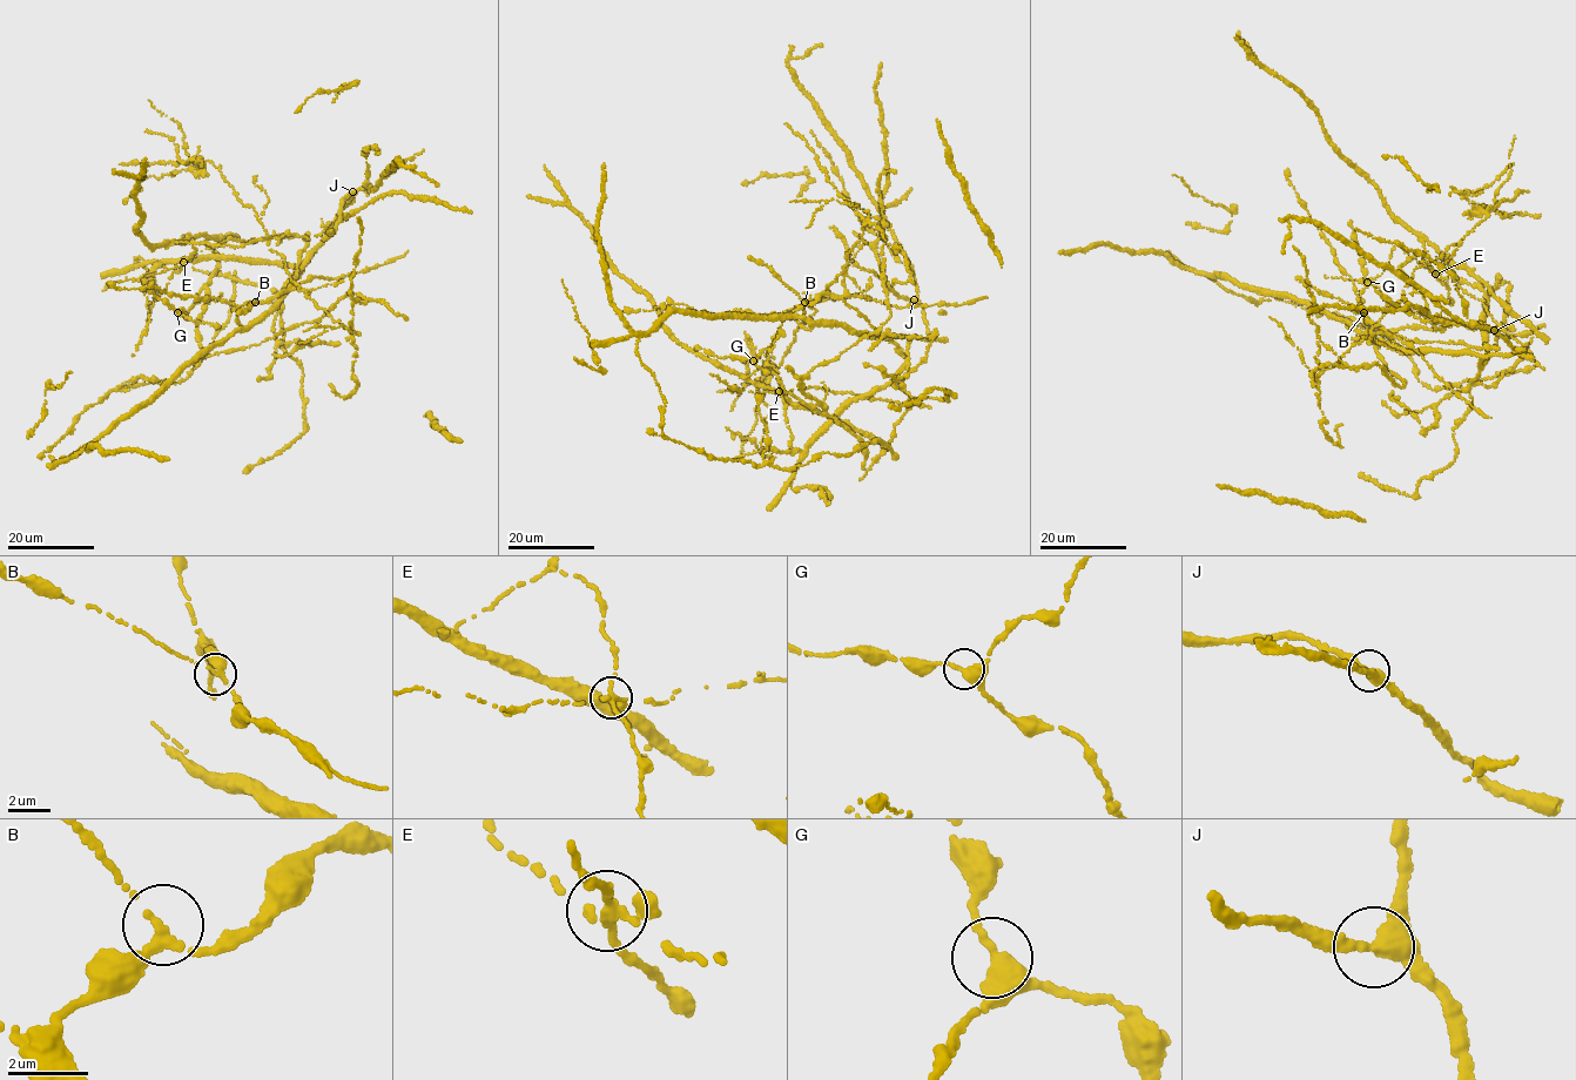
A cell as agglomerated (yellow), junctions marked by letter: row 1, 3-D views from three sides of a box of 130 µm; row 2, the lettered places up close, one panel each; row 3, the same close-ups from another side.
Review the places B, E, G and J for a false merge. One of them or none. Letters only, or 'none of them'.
E

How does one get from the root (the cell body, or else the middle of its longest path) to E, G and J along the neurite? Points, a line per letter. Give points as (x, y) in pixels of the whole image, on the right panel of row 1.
E: (1361, 308), (1387, 335), (1371, 332), (1400, 302), (1408, 282), (1400, 265), (1425, 254), (1435, 274)
G: (1361, 308), (1387, 335), (1320, 370), (1320, 342), (1403, 387), (1375, 342), (1456, 321), (1393, 308), (1367, 282)
J: (1361, 308), (1368, 329), (1365, 336), (1414, 353), (1467, 351), (1484, 358), (1517, 352), (1494, 330)

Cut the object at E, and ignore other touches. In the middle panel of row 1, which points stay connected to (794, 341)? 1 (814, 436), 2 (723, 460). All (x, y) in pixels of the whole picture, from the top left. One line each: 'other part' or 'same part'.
1: other part
2: other part

